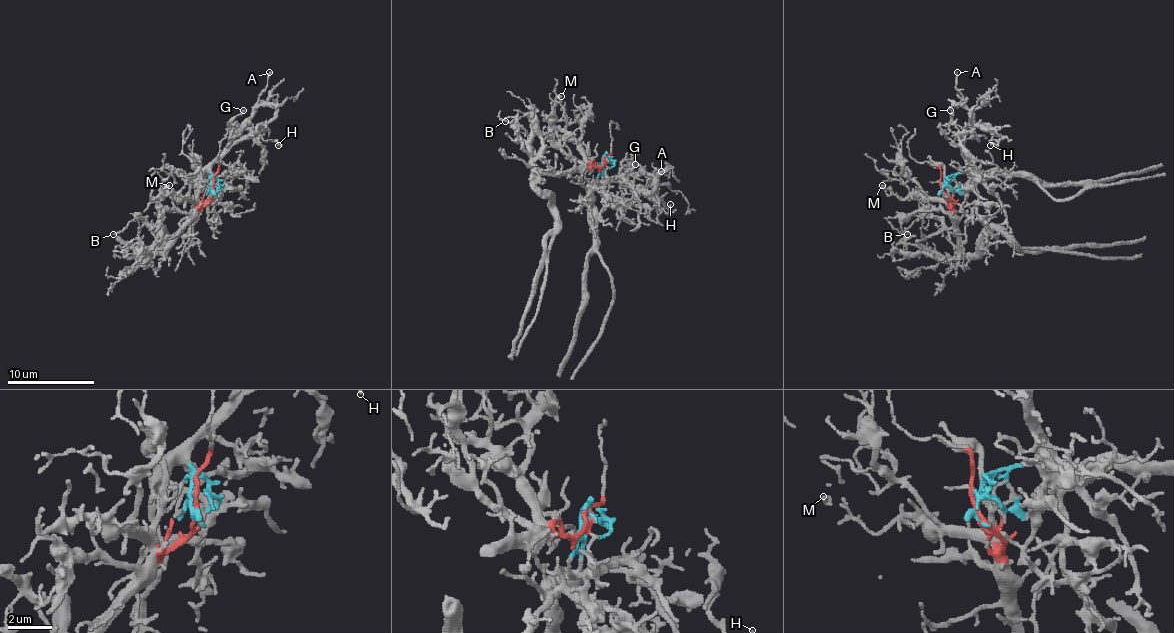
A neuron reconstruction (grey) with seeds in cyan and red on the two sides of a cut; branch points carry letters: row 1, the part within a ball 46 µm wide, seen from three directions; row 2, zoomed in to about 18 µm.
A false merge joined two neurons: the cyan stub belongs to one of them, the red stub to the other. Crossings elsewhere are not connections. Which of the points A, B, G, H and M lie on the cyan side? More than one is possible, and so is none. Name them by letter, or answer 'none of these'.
A, G, H

